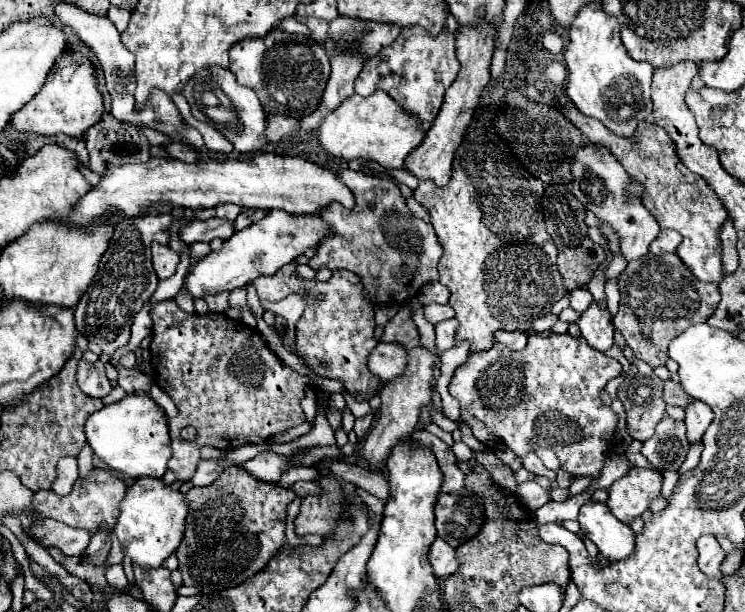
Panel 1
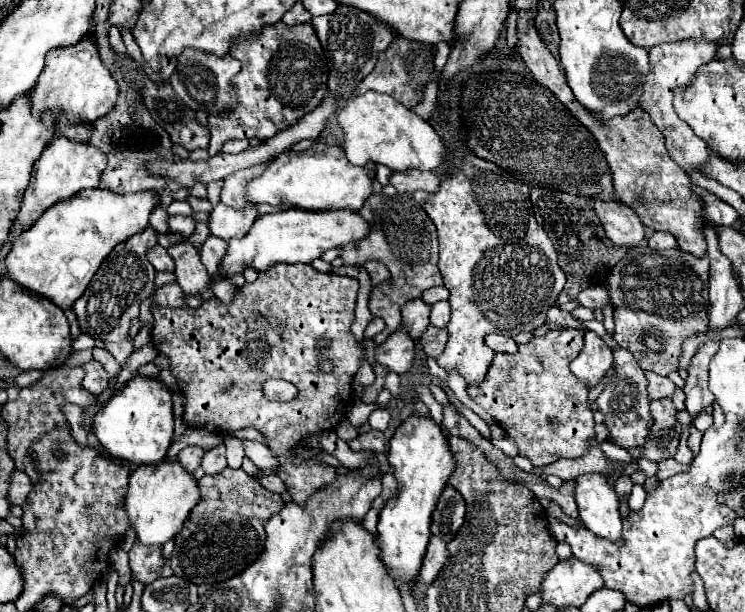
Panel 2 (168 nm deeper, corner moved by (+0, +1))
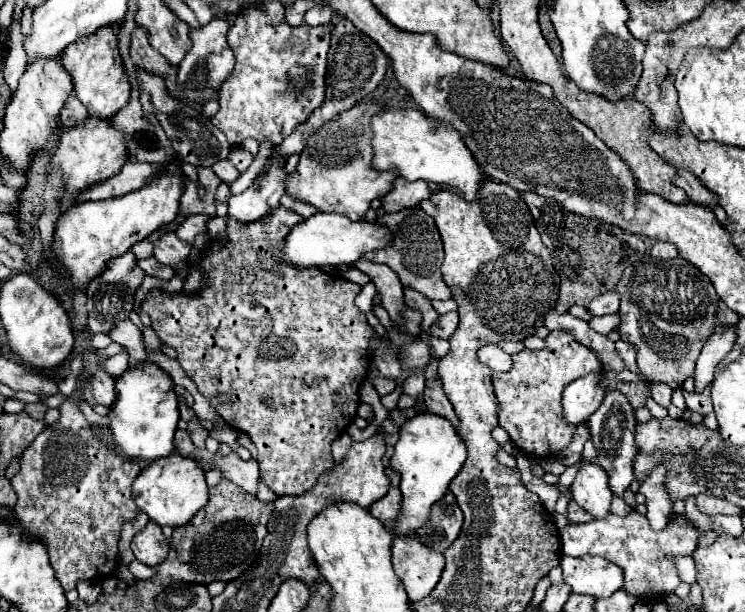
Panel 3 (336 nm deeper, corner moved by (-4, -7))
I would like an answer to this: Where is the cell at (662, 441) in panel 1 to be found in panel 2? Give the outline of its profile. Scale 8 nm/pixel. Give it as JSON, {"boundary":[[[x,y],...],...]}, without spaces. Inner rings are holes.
{"boundary":[[[670,397],[652,401],[650,413],[654,417],[654,427],[652,427],[650,441],[642,449],[642,455],[648,457],[650,461],[658,463],[668,457],[674,457],[682,427],[676,421],[676,407]]]}

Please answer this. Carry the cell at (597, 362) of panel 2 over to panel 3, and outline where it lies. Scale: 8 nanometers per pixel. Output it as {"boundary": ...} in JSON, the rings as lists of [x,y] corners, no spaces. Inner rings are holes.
{"boundary":[[[598,371],[598,375],[586,375],[566,385],[562,397],[566,423],[580,425],[600,407],[606,395],[606,389],[600,385],[600,381],[602,381],[602,371]]]}

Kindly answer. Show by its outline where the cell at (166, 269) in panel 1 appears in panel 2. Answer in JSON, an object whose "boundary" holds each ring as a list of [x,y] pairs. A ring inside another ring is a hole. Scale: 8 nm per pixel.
{"boundary":[[[160,245],[152,247],[148,253],[146,253],[146,259],[154,265],[156,271],[174,271],[174,261],[170,259],[168,251]]]}

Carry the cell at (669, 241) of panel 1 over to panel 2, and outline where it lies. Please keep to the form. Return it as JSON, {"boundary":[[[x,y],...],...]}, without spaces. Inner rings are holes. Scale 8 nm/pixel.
{"boundary":[[[654,231],[648,237],[648,247],[660,251],[660,249],[672,249],[672,247],[678,247],[678,245],[676,245],[674,235],[670,235],[666,231]]]}

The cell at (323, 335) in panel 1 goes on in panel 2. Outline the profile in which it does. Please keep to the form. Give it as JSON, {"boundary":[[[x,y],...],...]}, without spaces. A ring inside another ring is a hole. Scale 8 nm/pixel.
{"boundary":[[[276,263],[274,267],[260,271],[254,283],[244,283],[238,287],[230,305],[220,303],[216,297],[206,299],[198,309],[190,307],[162,307],[154,305],[154,329],[152,343],[154,347],[170,357],[172,375],[178,379],[182,387],[182,395],[186,397],[184,421],[190,427],[206,427],[218,435],[228,431],[238,431],[244,427],[254,427],[266,439],[268,449],[276,455],[280,463],[276,467],[276,475],[284,481],[288,493],[296,503],[304,503],[314,491],[326,487],[336,477],[336,469],[324,461],[314,459],[316,453],[322,453],[320,435],[338,427],[340,421],[346,419],[352,403],[354,403],[354,375],[360,365],[360,347],[354,335],[350,333],[350,325],[354,321],[358,281],[346,275],[336,273],[320,273],[312,265],[286,265]],[[318,337],[330,337],[332,345],[328,349],[318,349]],[[320,361],[332,361],[332,371],[322,371]],[[266,379],[286,379],[298,389],[298,397],[288,403],[266,401],[262,397],[262,383]],[[296,449],[308,449],[312,453],[310,459],[302,459],[296,455]]]}

